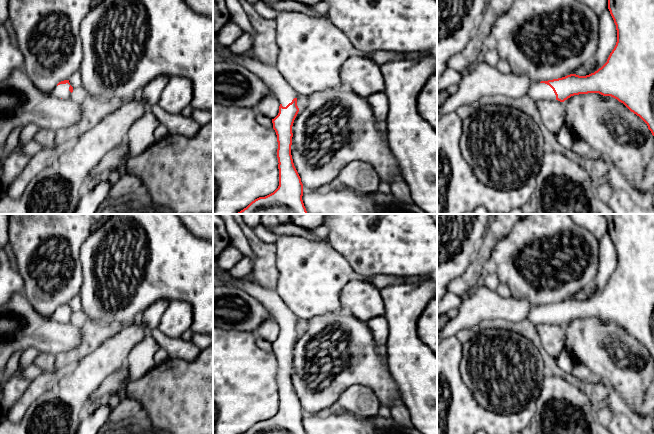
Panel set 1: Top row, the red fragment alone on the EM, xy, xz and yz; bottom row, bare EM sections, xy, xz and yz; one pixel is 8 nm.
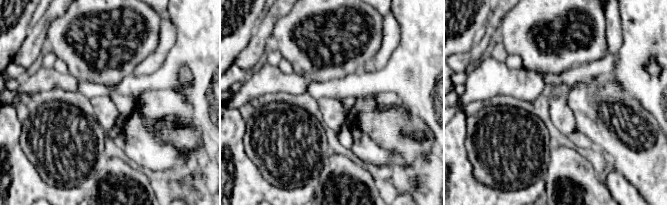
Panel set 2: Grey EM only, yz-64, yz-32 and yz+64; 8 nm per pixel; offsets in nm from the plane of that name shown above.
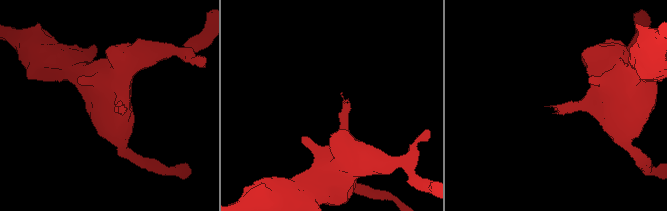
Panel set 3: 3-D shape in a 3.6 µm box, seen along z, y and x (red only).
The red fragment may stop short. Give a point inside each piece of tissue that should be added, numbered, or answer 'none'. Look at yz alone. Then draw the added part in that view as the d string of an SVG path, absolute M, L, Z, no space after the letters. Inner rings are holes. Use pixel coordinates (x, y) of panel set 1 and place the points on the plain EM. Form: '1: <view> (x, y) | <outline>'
1: yz (537, 315) | M532 306L527 319L534 325L546 323L556 324L556 319L553 313L549 309L540 306Z

